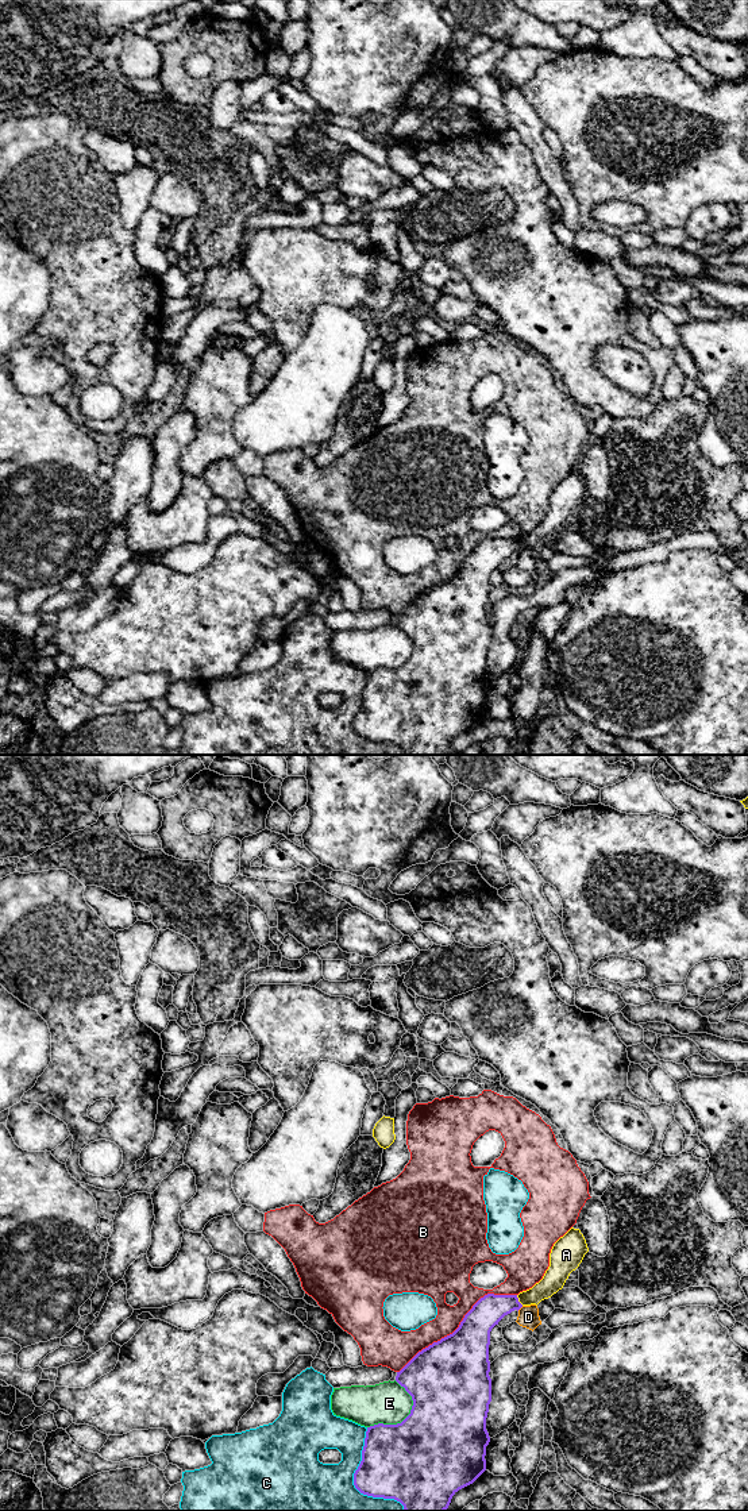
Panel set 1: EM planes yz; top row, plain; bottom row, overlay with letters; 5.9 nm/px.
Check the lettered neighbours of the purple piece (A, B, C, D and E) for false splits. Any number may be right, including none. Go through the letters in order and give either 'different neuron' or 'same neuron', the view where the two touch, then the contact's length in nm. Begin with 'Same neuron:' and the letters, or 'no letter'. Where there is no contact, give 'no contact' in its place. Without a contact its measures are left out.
Same neuron: no letter
A: different neuron; contact in yz; length 80 nm
B: different neuron; contact in yz; length 850 nm
C: different neuron; contact in yz; length 550 nm
D: different neuron; contact in yz; length 50 nm
E: different neuron; contact in yz; length 340 nm

